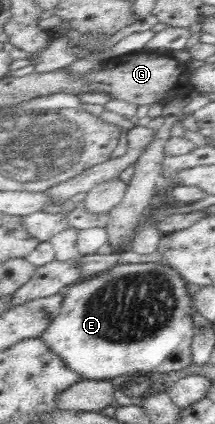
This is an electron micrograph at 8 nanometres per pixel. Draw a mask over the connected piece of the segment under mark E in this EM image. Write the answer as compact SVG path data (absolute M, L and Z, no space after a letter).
M158 262L117 264L108 271L94 275L91 278L81 279L75 284L70 285L66 296L63 297L60 313L45 327L44 333L40 335L40 339L56 355L60 356L60 359L64 360L64 363L68 364L68 368L76 372L77 375L82 376L84 380L111 380L114 377L130 375L132 373L165 374L170 373L170 371L180 371L180 369L188 367L192 362L191 343L195 332L195 327L192 322L193 314L192 304L189 303L186 281L173 267Z

